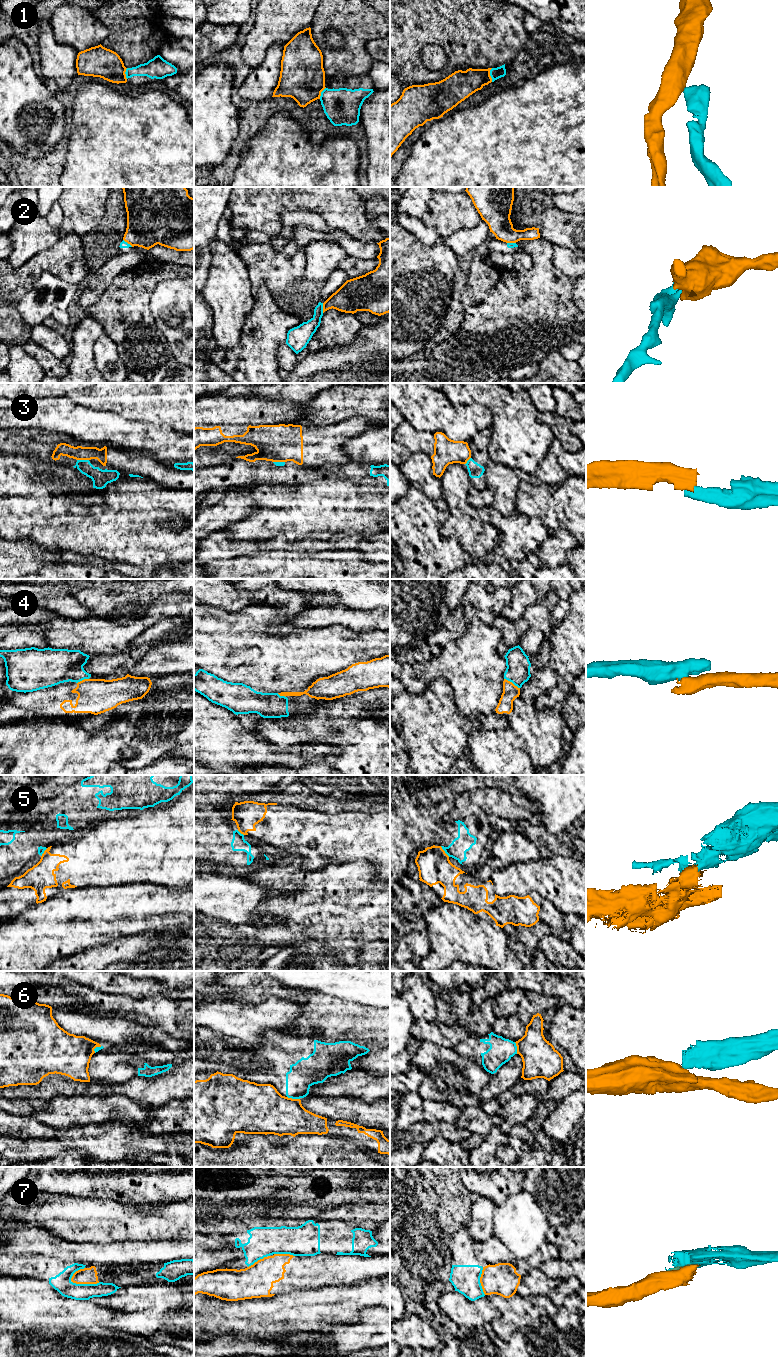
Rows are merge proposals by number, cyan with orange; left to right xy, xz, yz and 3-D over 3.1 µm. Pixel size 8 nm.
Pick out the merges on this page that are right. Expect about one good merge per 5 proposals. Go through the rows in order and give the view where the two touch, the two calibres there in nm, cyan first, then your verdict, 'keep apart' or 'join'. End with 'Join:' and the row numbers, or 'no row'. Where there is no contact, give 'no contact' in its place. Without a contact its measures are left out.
1: contact in yz; calibres 90 and 220 nm; keep apart
2: contact in xz; calibres 140 and 240 nm; keep apart
3: contact in xy; calibres 140 and 110 nm; keep apart
4: contact in yz; calibres 190 and 120 nm; keep apart
5: contact in yz; calibres 150 and 260 nm; keep apart
6: contact in xz; calibres 220 and 360 nm; keep apart
7: contact in xy; calibres 150 and 130 nm; keep apart
Join: no row

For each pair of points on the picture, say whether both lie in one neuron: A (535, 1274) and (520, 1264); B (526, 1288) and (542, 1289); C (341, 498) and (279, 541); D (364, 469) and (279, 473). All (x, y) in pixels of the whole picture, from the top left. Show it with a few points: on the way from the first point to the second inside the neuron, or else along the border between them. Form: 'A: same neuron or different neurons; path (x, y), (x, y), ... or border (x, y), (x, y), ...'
A: different neurons; border (539, 1267), (533, 1267), (521, 1275)
B: same neuron; path (530, 1288), (538, 1288)
C: different neurons; border (309, 537), (289, 541), (277, 534), (262, 541)
D: same neuron; path (343, 472), (300, 473)

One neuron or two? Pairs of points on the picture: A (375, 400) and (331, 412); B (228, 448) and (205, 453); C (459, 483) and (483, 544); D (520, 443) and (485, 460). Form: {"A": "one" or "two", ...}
{"A": "one", "B": "one", "C": "one", "D": "two"}

